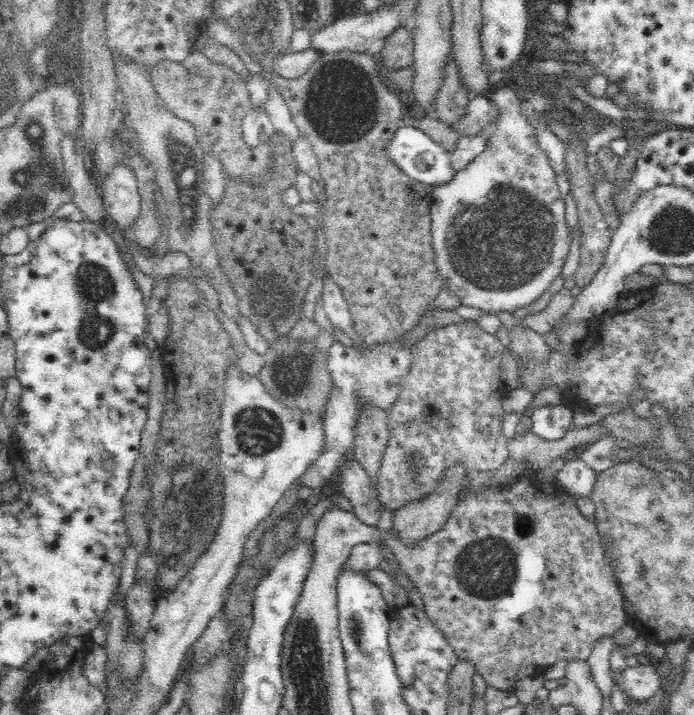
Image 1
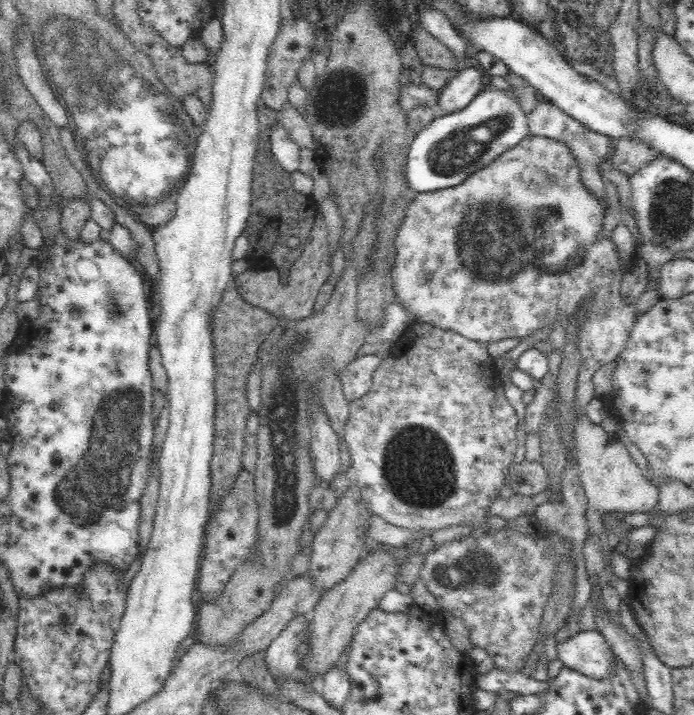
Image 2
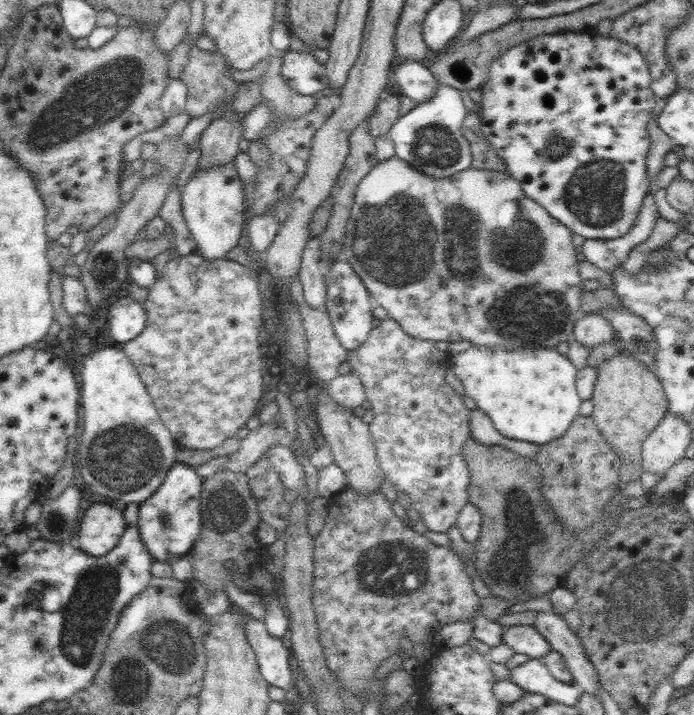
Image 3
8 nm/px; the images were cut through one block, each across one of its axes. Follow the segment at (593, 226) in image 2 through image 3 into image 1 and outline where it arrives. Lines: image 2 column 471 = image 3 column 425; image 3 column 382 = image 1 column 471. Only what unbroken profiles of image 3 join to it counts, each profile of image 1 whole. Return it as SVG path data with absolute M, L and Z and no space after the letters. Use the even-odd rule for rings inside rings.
M506 82L500 83L494 87L494 91L487 93L489 99L498 107L499 115L497 121L497 130L489 138L486 148L478 155L468 166L464 166L462 170L456 172L454 179L449 184L436 185L430 194L432 203L431 211L431 234L432 234L432 249L434 249L434 260L438 274L444 276L443 286L449 286L449 290L455 292L459 297L461 304L466 304L470 308L480 309L486 315L496 313L523 313L528 309L530 304L533 304L540 294L544 294L555 278L561 274L561 268L568 258L569 249L571 248L571 232L566 223L565 218L565 198L562 198L557 184L557 175L553 167L546 157L546 153L540 149L537 142L537 130L528 123L528 119L520 109L521 101L516 95L514 89L506 86Z

